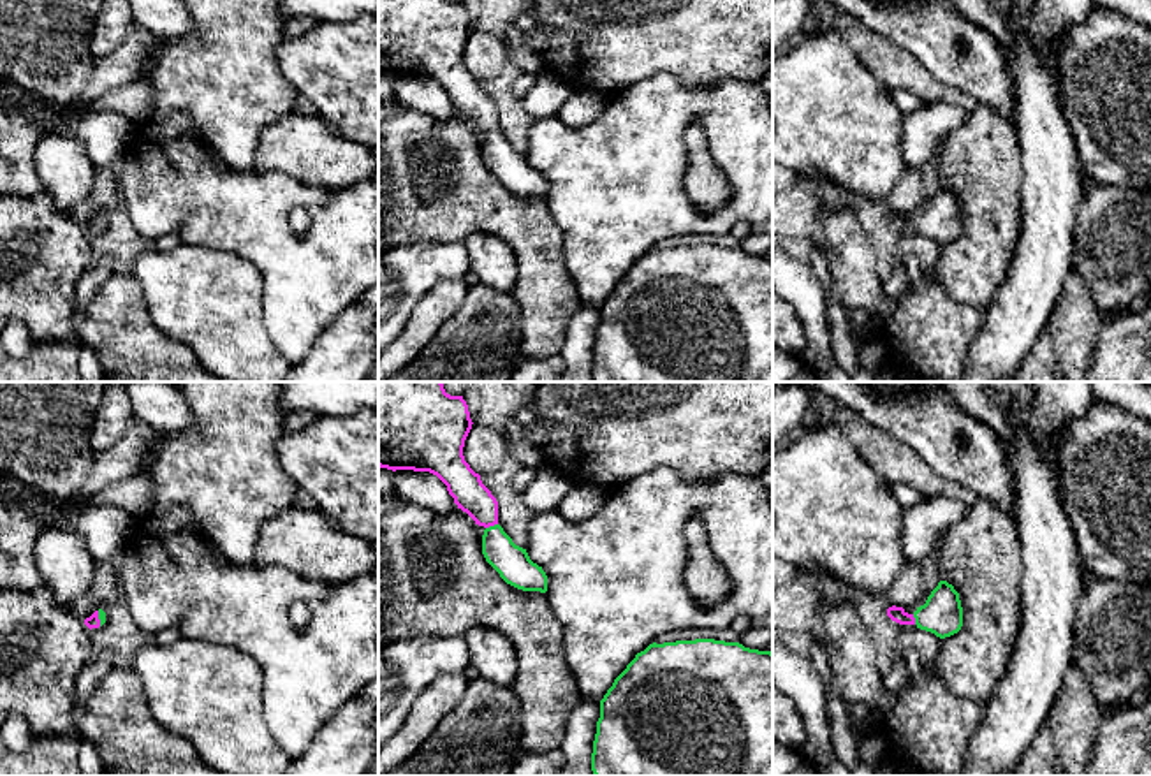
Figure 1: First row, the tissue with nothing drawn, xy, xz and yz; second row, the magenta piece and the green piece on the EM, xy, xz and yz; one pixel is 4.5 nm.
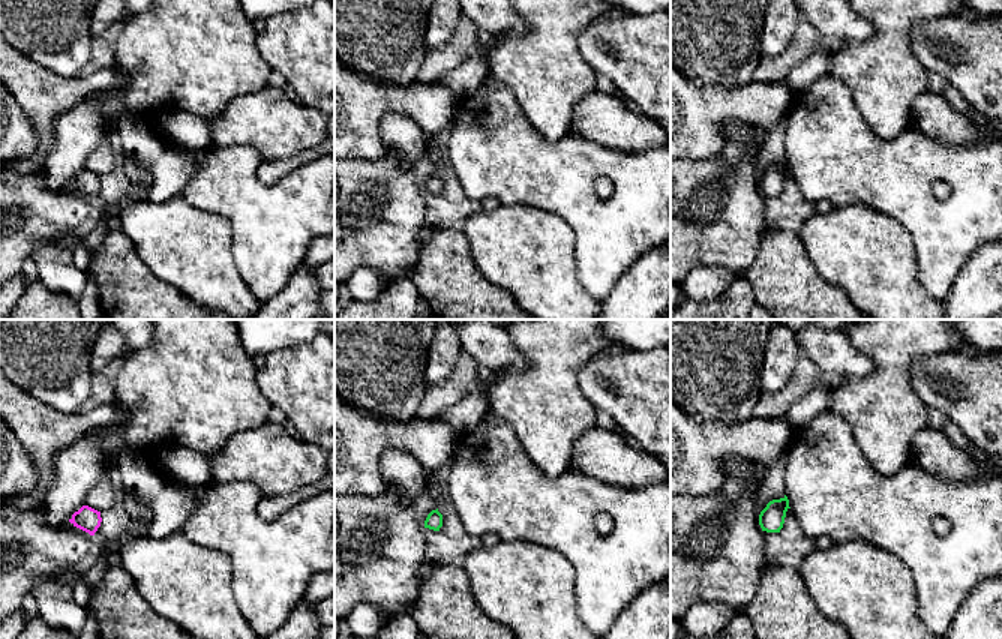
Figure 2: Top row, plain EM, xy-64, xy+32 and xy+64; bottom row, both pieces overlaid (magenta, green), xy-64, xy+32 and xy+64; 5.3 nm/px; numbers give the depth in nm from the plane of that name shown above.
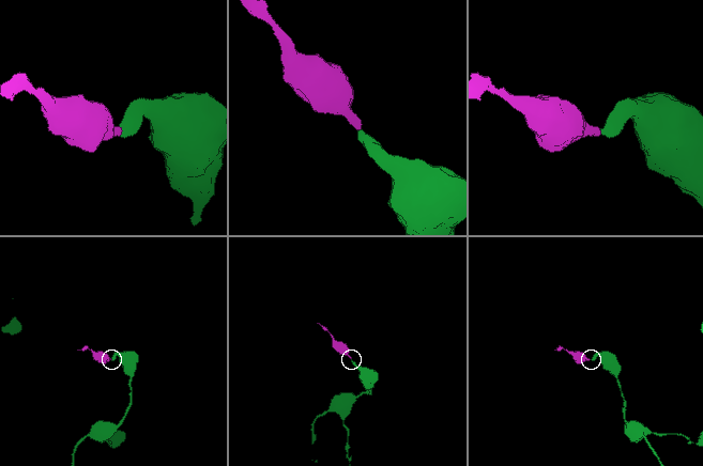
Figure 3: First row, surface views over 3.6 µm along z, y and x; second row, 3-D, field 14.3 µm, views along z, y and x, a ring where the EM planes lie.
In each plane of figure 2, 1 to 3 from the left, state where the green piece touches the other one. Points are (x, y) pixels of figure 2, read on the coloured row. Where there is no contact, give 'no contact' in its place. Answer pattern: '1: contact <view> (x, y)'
1: no contact
2: no contact
3: no contact

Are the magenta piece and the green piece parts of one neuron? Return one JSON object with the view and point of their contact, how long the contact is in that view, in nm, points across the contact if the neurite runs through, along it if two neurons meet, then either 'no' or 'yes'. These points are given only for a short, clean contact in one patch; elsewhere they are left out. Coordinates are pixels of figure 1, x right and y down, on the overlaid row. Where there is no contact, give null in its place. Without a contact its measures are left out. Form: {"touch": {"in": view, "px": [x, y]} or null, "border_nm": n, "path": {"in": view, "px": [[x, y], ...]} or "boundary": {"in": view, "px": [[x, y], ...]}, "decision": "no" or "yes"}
{"touch": {"in": "xz", "px": [491, 525]}, "border_nm": 60, "path": {"in": "xz", "px": [[470, 495], [483, 507], [491, 525], [497, 548], [513, 563]]}, "decision": "yes"}

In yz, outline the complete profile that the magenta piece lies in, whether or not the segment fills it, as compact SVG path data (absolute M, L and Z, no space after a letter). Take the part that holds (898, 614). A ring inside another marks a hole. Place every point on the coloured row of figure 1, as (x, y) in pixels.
M940 581L926 604L908 614L903 607L889 607L887 616L899 625L915 625L940 639L957 633L963 626L959 593L947 581Z

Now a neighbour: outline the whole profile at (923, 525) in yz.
M920 498L901 512L901 537L908 561L922 561L936 542L968 512L961 500Z

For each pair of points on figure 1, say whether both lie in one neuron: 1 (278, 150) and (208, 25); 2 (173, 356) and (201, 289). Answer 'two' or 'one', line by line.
1: one
2: two

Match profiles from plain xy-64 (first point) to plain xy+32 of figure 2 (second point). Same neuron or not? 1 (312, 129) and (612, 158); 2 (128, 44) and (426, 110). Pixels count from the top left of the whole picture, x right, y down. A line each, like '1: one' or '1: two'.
1: two
2: two

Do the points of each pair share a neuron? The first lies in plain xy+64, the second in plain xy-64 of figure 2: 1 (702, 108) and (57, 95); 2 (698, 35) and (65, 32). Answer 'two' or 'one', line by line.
1: two
2: one

